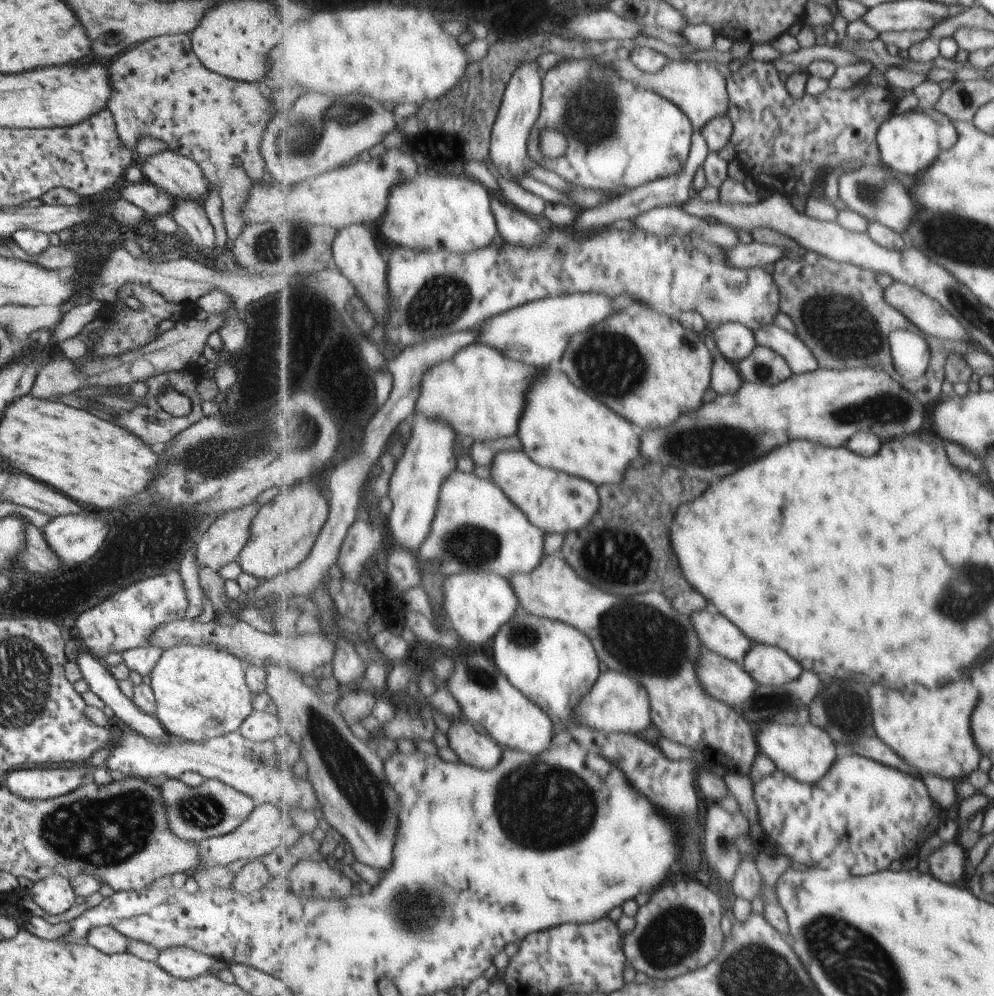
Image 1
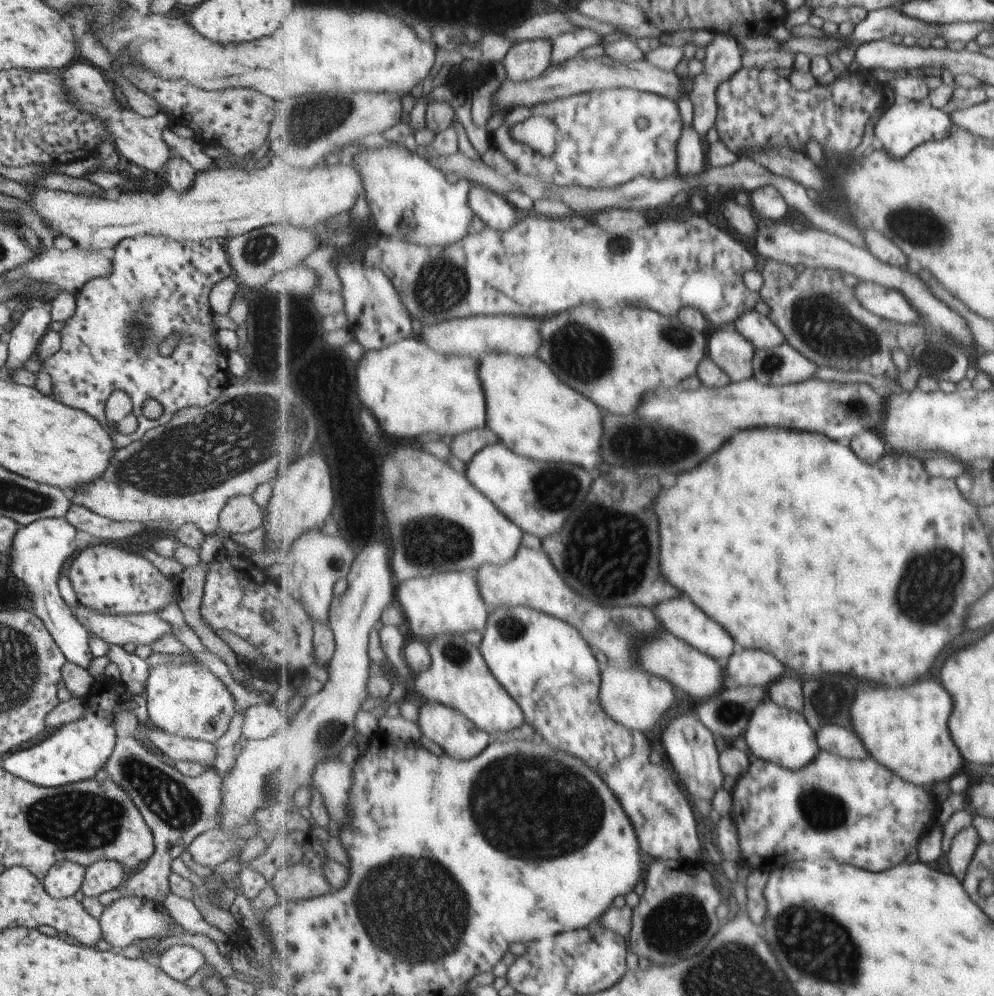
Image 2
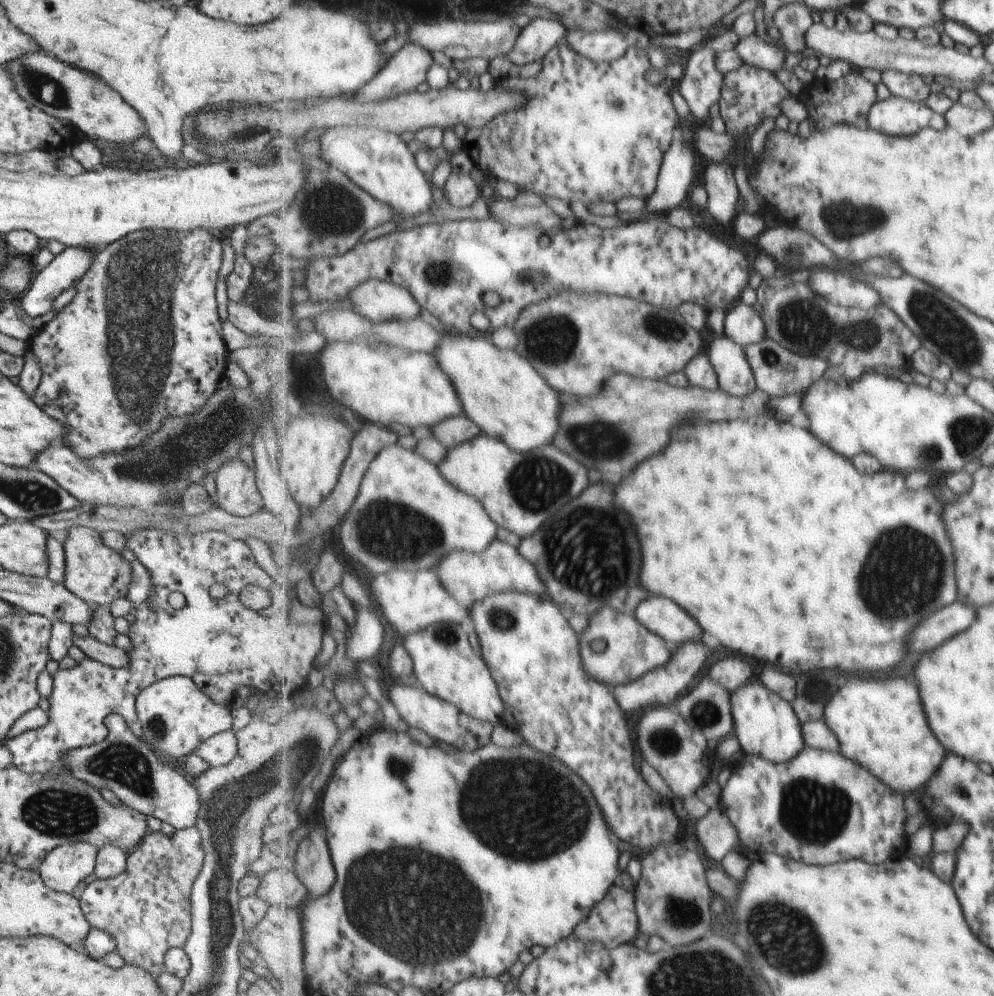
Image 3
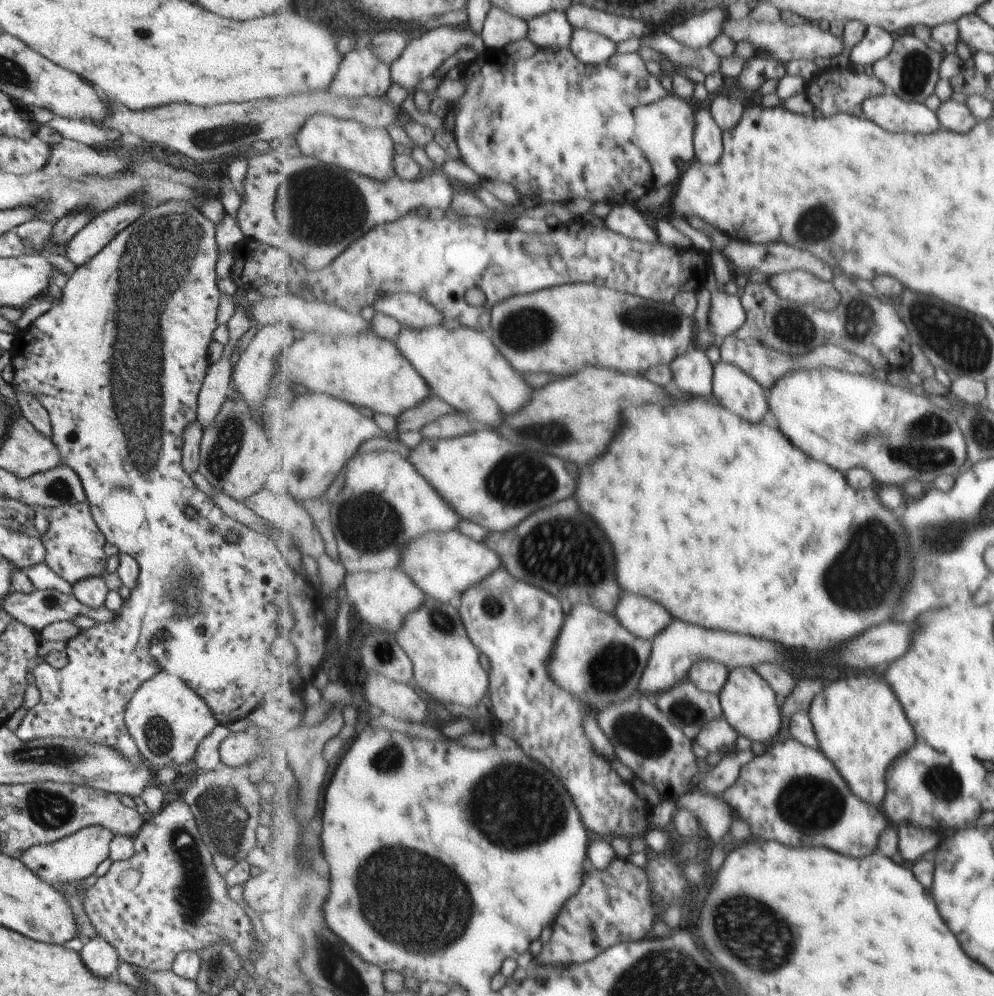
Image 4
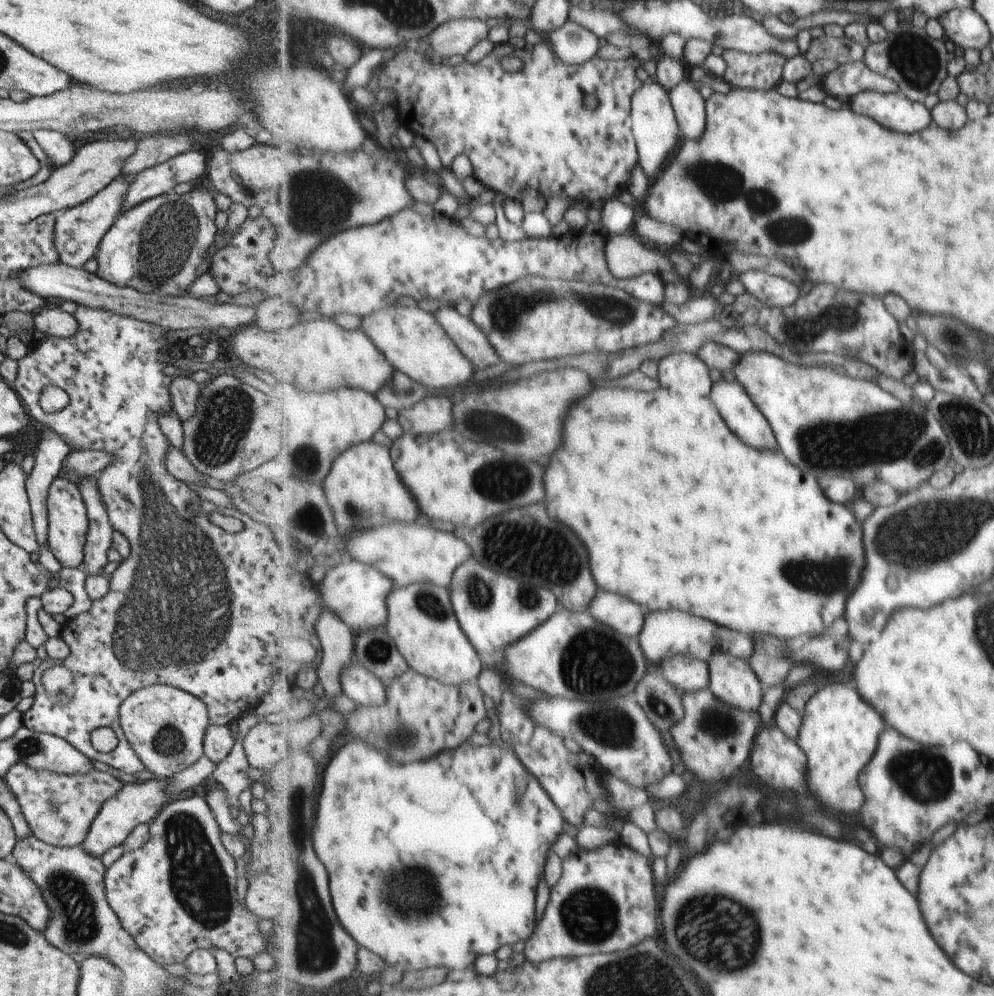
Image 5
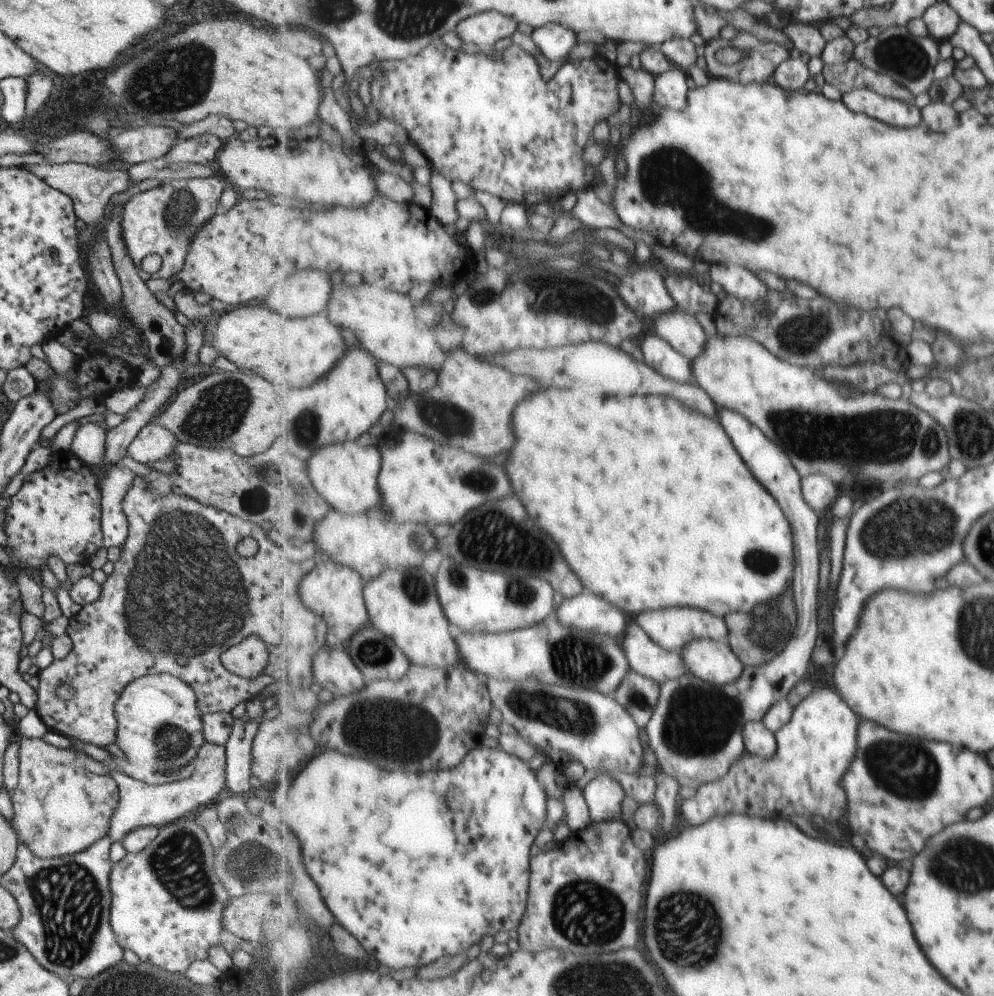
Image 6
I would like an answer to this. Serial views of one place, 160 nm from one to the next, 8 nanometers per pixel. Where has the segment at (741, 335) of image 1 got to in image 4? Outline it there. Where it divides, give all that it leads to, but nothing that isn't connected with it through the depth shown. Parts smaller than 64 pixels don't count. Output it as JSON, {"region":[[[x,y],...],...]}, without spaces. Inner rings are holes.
{"region":[[[720,360],[714,365],[713,398],[743,420],[764,422],[769,419],[769,393],[748,373]]]}

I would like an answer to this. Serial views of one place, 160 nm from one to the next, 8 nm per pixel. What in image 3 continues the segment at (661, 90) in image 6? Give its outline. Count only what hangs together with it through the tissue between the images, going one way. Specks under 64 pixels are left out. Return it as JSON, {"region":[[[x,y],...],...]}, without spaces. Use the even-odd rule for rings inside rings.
{"region":[[[708,162],[705,170],[705,188],[709,192],[709,210],[721,222],[729,224],[737,214],[739,188],[733,168],[727,162]]]}

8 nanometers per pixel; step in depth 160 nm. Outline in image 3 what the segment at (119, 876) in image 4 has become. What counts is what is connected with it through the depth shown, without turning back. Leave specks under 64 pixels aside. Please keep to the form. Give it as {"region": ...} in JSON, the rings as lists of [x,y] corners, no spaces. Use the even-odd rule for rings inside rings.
{"region":[[[194,827],[175,830],[171,836],[147,831],[133,852],[126,855],[125,870],[121,874],[107,880],[93,880],[85,887],[78,900],[81,913],[90,928],[103,930],[107,934],[111,932],[111,938],[115,940],[114,951],[121,956],[124,964],[137,966],[157,977],[164,972],[165,952],[174,947],[183,947],[190,936],[190,889],[193,880],[199,876],[204,856],[201,834]]]}

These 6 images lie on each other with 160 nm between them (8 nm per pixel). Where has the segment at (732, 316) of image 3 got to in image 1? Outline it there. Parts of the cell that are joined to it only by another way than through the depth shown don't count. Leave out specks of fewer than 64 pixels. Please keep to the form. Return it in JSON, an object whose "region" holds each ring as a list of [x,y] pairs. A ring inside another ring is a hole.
{"region":[[[773,323],[753,331],[759,345],[771,348],[789,360],[794,374],[807,374],[819,369],[814,352],[797,334],[789,333]]]}

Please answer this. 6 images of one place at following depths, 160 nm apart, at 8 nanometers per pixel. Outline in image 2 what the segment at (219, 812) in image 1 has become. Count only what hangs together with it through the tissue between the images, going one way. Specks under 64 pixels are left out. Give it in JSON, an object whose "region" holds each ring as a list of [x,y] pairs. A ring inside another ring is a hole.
{"region":[[[120,711],[114,720],[114,745],[109,756],[105,759],[103,769],[107,778],[117,784],[150,828],[154,849],[150,858],[145,861],[133,874],[127,875],[124,881],[109,890],[99,894],[97,899],[102,907],[120,898],[143,897],[160,906],[173,921],[190,934],[202,933],[211,938],[221,956],[229,957],[232,946],[229,938],[216,927],[208,924],[195,908],[191,900],[171,893],[167,885],[170,873],[169,863],[186,850],[187,845],[195,836],[207,829],[217,828],[218,804],[220,803],[220,778],[212,768],[206,768],[194,777],[182,775],[175,767],[165,764],[159,755],[143,748],[137,740],[137,719],[127,711]]]}

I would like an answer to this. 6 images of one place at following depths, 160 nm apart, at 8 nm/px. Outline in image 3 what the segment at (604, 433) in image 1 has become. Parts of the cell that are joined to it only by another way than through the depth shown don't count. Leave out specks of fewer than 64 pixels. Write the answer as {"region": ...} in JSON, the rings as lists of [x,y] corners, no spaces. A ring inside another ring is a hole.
{"region":[[[465,335],[447,338],[443,344],[439,344],[434,356],[439,366],[447,372],[447,376],[451,376],[451,382],[455,384],[455,390],[465,404],[465,415],[475,424],[481,422],[480,428],[484,435],[503,440],[511,449],[523,454],[529,454],[539,446],[551,444],[553,436],[559,430],[559,424],[563,424],[563,406],[559,402],[559,394],[551,388],[551,384],[547,384],[549,380],[545,380],[543,374],[537,372],[537,368],[523,354],[495,346],[487,336]]]}

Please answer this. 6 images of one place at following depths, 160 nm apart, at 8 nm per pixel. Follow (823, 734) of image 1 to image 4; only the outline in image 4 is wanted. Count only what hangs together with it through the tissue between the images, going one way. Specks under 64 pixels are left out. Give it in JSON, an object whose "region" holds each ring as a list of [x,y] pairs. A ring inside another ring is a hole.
{"region":[[[751,667],[731,668],[730,676],[719,694],[722,704],[722,712],[735,730],[749,738],[758,749],[768,749],[773,746],[773,738],[781,730],[781,712],[779,712],[778,693],[775,689]]]}

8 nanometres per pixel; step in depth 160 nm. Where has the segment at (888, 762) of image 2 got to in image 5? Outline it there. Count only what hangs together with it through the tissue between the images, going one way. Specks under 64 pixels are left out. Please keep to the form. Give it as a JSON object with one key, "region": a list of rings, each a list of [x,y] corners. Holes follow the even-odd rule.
{"region":[[[837,682],[829,684],[817,691],[807,703],[803,714],[803,722],[797,735],[797,744],[806,752],[808,763],[806,768],[806,783],[810,792],[821,800],[827,811],[847,812],[855,814],[861,810],[865,802],[865,794],[861,792],[858,778],[864,768],[878,750],[878,740],[887,728],[886,720],[869,703],[866,703],[858,693],[858,688]]]}

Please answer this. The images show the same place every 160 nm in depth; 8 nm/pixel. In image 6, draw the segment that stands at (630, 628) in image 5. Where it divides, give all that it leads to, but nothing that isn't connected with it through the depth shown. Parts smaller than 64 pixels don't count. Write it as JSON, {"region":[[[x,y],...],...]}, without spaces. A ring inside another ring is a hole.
{"region":[[[586,591],[563,602],[558,600],[555,614],[567,628],[593,630],[596,634],[623,638],[634,618],[627,618],[625,610],[601,596]]]}

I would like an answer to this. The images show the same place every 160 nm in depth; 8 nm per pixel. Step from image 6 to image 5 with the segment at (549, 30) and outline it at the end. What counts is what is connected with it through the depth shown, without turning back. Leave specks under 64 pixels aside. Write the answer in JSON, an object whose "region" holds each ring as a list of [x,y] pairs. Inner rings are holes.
{"region":[[[571,19],[561,26],[561,30],[553,30],[546,38],[550,39],[553,52],[569,64],[583,64],[595,58],[603,44],[591,30],[575,24]]]}

